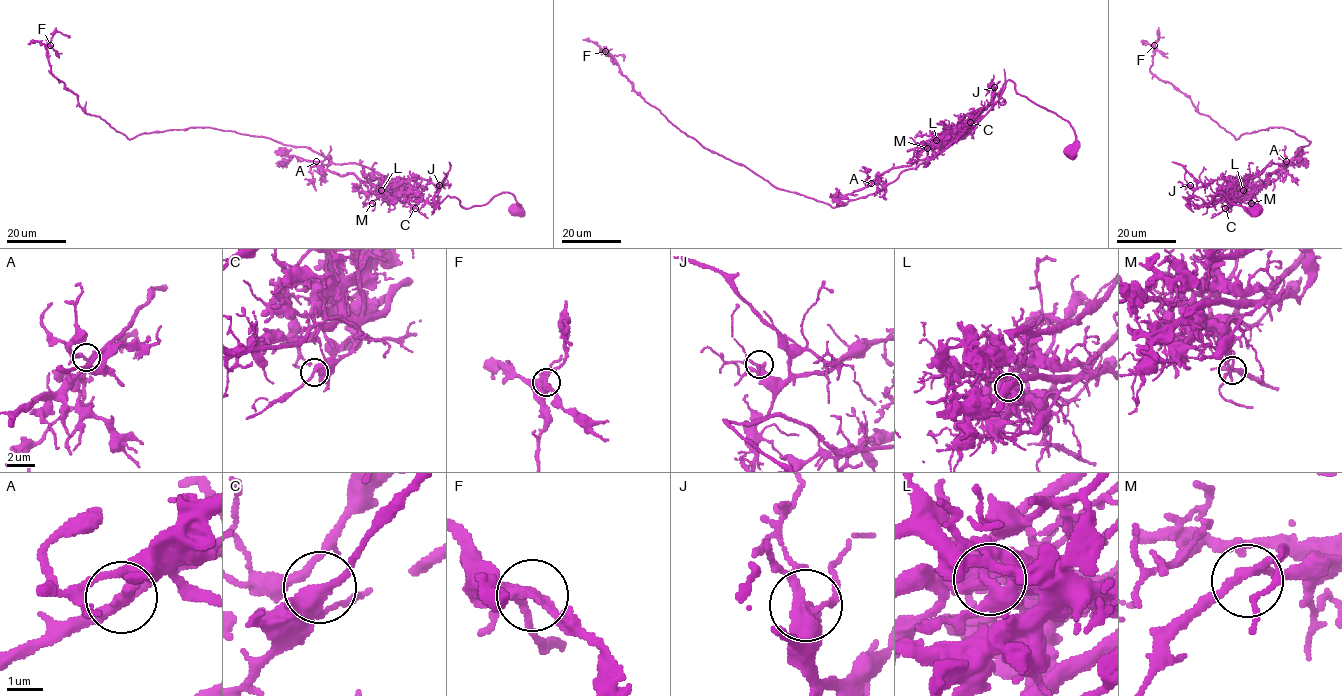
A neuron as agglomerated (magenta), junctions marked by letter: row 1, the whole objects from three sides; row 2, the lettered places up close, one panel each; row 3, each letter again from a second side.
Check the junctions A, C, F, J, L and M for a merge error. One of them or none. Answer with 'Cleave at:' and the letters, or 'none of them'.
Cleave at: L

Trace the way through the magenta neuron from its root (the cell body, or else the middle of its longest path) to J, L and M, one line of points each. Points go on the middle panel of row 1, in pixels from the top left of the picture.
J: (1070, 148), (1070, 124), (1020, 95), (1010, 80), (967, 127), (994, 97), (994, 87)
L: (1070, 148), (1076, 139), (1070, 124), (1020, 95), (1010, 80), (1007, 81), (993, 106), (960, 136), (936, 139)
M: (1070, 148), (1076, 139), (1070, 124), (1020, 95), (1010, 80), (993, 106), (960, 136), (927, 148)

